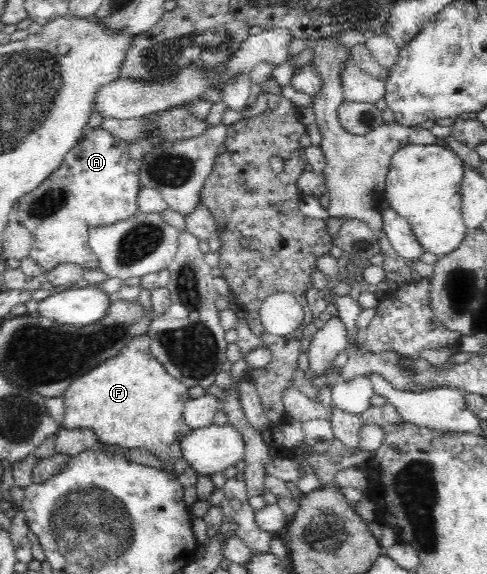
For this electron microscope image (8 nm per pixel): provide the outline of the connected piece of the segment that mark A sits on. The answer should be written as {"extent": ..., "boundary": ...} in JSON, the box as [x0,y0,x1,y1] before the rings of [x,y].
{"extent":[17,127,142,271],"boundary":[[[103,127],[89,130],[63,163],[17,204],[18,221],[34,239],[30,255],[43,271],[71,263],[87,269],[98,267],[98,259],[88,244],[91,228],[126,220],[138,212],[137,199],[142,186],[138,162],[129,156],[129,144],[115,138]]]}

